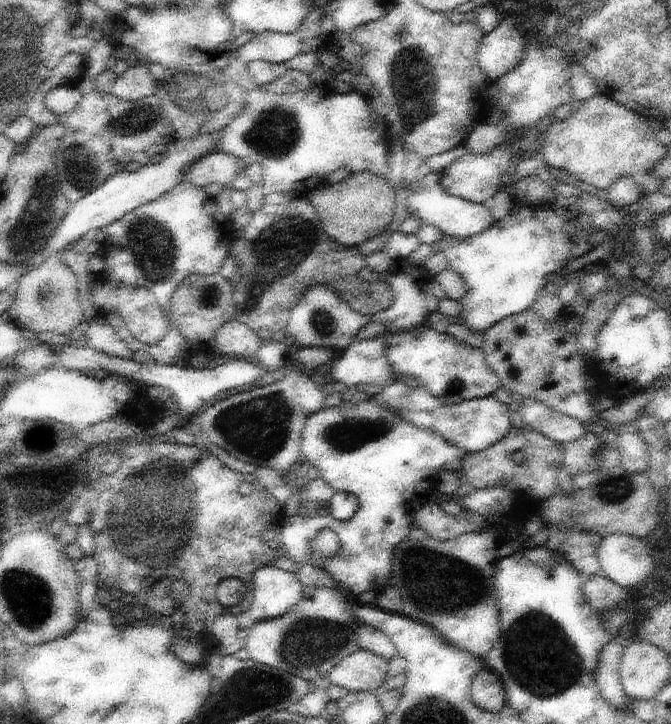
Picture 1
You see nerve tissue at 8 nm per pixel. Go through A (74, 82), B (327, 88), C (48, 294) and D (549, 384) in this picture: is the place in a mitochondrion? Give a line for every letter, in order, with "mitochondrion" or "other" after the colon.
A: other
B: other
C: mitochondrion
D: other

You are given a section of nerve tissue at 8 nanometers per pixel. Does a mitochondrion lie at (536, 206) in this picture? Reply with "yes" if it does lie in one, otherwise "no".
no

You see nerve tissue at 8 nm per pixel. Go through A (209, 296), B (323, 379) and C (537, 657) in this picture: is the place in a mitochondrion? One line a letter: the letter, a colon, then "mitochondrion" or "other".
A: mitochondrion
B: other
C: mitochondrion

